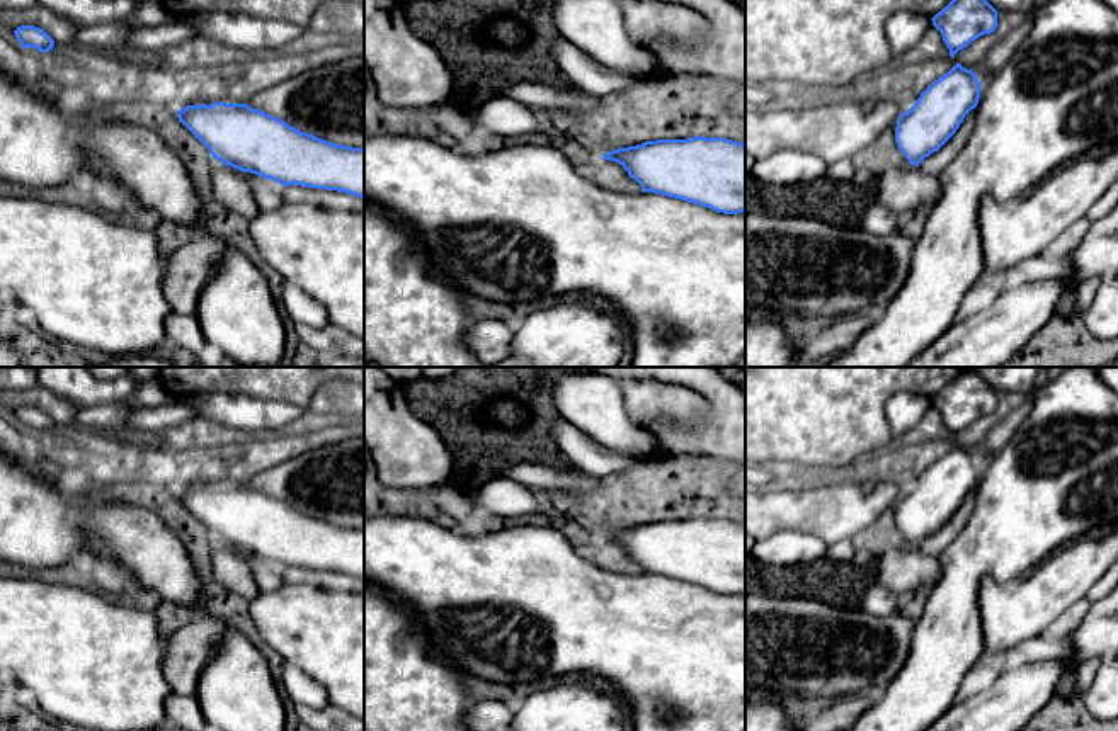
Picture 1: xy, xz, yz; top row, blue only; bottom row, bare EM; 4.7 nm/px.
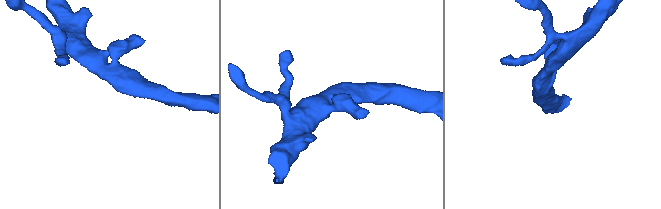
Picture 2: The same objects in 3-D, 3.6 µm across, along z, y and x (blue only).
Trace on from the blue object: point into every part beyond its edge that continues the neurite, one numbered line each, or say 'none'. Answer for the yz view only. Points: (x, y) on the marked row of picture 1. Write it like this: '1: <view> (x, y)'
none

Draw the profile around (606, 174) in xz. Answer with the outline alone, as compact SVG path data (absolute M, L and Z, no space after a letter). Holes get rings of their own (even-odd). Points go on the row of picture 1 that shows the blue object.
M594 160L577 167L579 175L594 182L596 185L619 194L642 192L640 184L628 175L623 165L611 160Z

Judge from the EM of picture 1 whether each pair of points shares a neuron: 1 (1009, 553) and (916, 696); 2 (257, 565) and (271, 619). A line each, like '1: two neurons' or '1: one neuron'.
1: one neuron
2: two neurons

